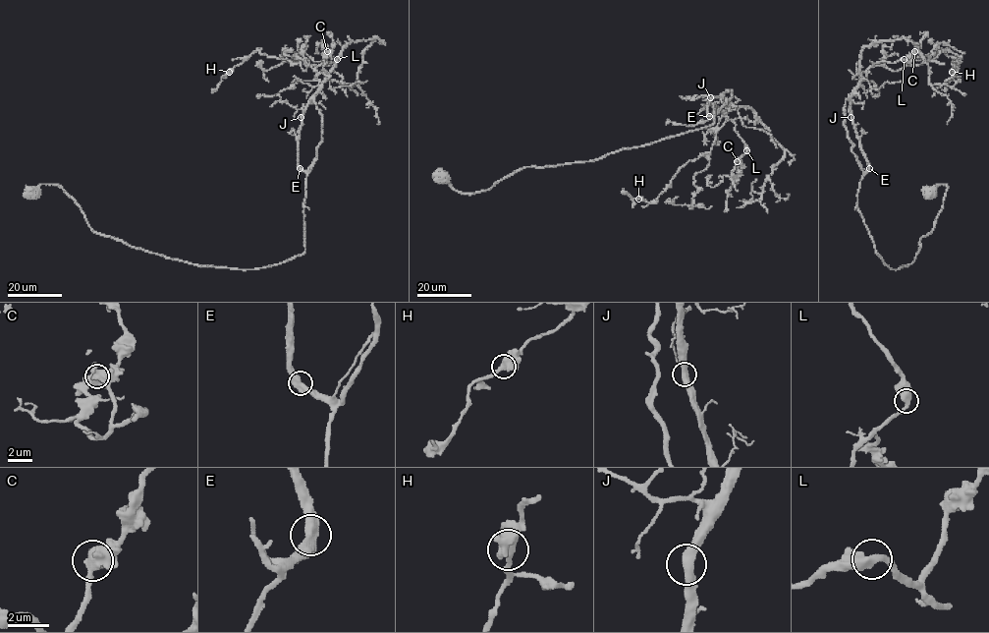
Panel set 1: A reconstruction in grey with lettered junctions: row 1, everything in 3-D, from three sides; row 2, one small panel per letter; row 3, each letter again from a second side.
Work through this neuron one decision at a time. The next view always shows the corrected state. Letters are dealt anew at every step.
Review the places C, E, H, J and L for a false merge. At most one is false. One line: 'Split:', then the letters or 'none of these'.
Split: none of these

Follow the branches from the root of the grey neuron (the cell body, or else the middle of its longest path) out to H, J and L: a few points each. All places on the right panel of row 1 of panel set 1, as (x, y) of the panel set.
H: (928, 191), (947, 185), (935, 225), (892, 269), (857, 205), (851, 94), (870, 67), (939, 50), (952, 72)
J: (928, 191), (947, 185), (935, 225), (913, 261), (892, 269), (857, 205), (868, 160), (851, 117)
L: (928, 191), (947, 185), (935, 225), (892, 269), (857, 205), (868, 160), (851, 94), (874, 63), (904, 59)

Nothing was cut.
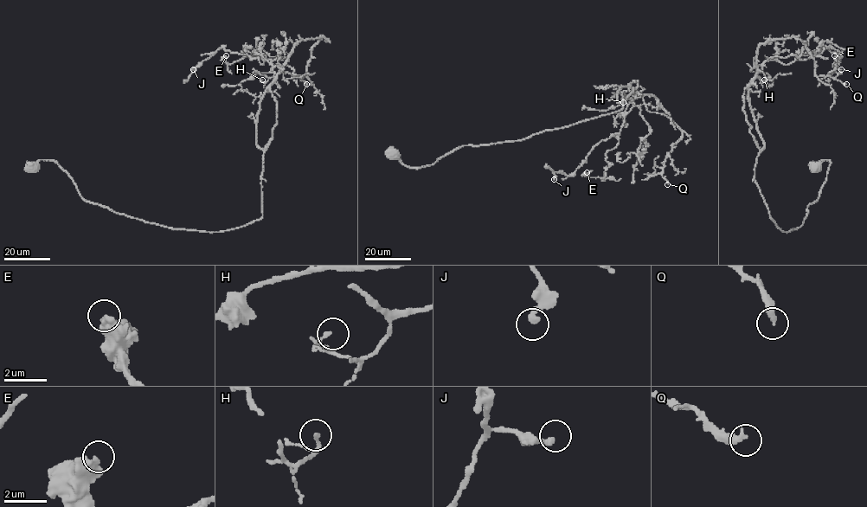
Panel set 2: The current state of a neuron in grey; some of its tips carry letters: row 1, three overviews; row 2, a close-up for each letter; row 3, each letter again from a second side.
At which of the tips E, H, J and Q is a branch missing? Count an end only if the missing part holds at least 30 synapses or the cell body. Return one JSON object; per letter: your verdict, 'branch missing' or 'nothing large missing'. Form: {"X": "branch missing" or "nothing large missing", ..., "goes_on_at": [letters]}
{"E": "nothing large missing", "H": "nothing large missing", "J": "nothing large missing", "Q": "nothing large missing", "goes_on_at": []}

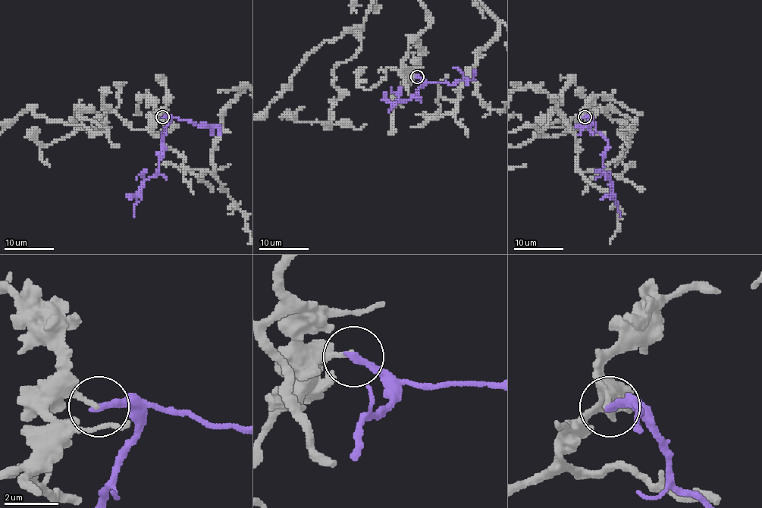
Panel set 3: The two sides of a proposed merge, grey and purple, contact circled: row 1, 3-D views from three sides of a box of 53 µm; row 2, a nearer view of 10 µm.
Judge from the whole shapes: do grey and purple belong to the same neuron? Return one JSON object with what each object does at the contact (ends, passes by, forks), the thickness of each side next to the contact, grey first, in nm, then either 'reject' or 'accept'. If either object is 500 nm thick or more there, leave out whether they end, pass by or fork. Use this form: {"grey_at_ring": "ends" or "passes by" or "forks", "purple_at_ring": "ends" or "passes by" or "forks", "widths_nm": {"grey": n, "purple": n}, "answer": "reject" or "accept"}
{"grey_at_ring": "ends", "purple_at_ring": "ends", "widths_nm": {"grey": 180, "purple": 280}, "answer": "reject"}

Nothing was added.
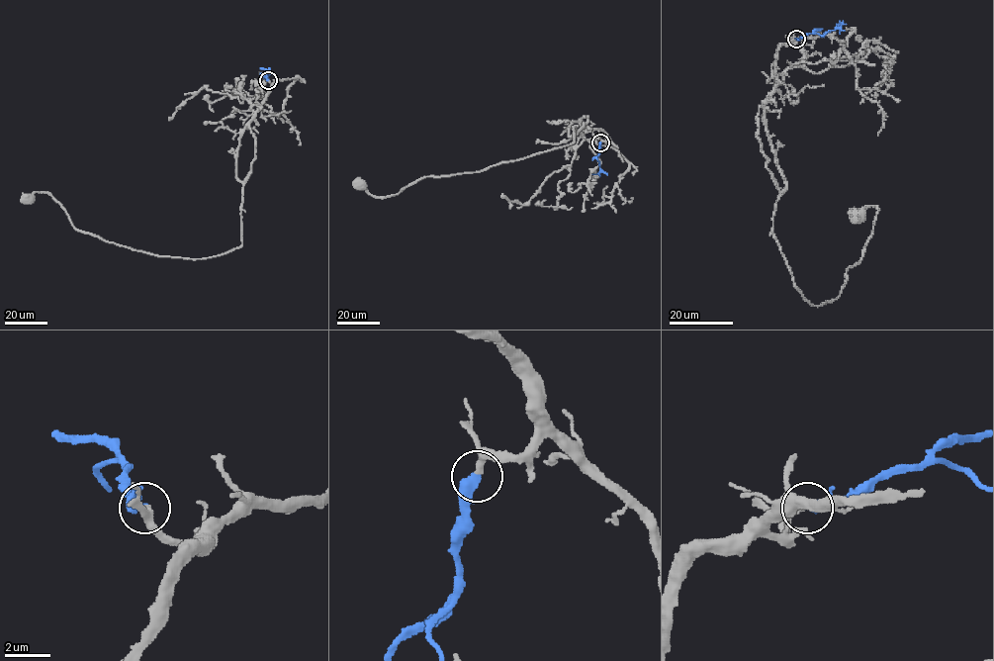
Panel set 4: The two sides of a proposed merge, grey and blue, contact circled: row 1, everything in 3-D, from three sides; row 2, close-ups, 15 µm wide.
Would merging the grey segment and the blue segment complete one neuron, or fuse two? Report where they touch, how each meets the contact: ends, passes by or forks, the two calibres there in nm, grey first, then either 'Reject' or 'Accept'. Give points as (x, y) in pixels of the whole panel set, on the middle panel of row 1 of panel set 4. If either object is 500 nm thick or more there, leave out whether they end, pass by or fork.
Place: (600, 142). At the ring grey ends. At the ring blue ends. Thickness 320 nm (grey) against 460 nm. Accept

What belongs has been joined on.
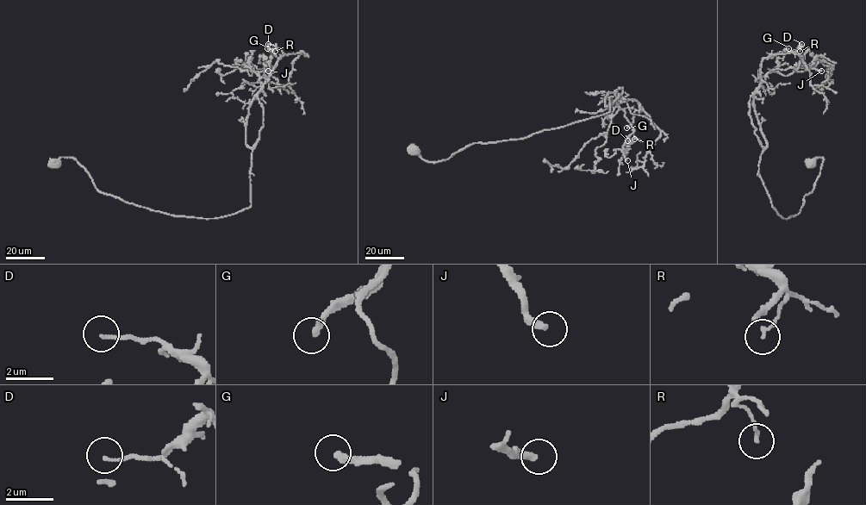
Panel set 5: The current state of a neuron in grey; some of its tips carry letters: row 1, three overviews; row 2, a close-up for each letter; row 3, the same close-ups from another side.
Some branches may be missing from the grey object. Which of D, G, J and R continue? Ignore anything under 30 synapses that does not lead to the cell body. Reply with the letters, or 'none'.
J

